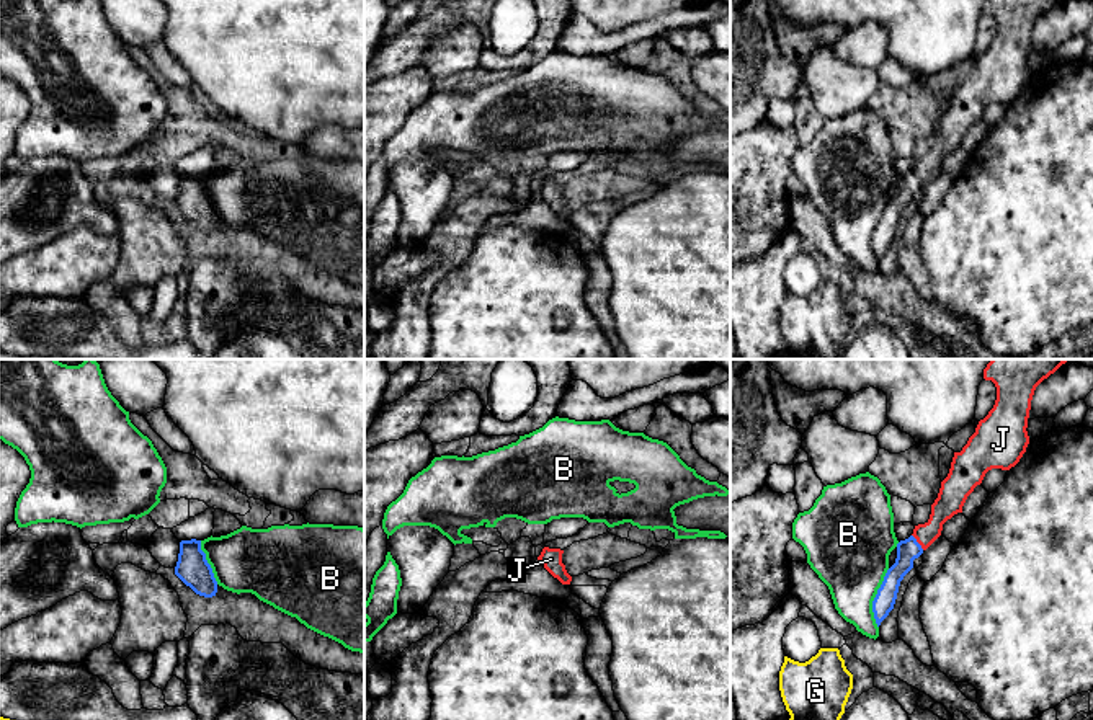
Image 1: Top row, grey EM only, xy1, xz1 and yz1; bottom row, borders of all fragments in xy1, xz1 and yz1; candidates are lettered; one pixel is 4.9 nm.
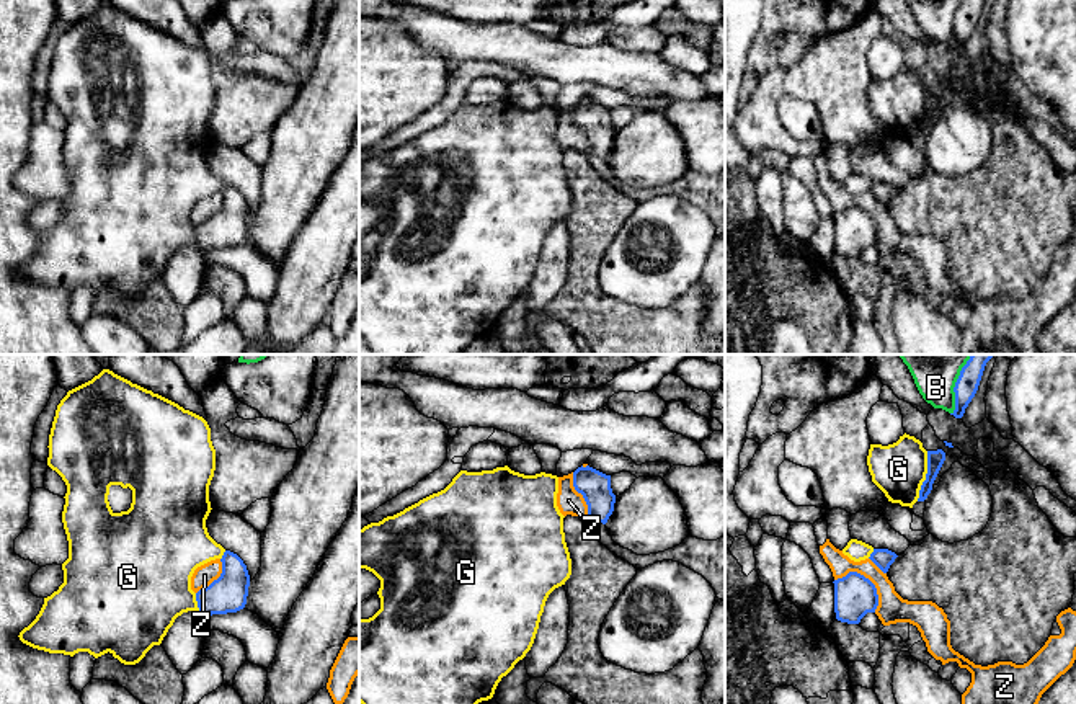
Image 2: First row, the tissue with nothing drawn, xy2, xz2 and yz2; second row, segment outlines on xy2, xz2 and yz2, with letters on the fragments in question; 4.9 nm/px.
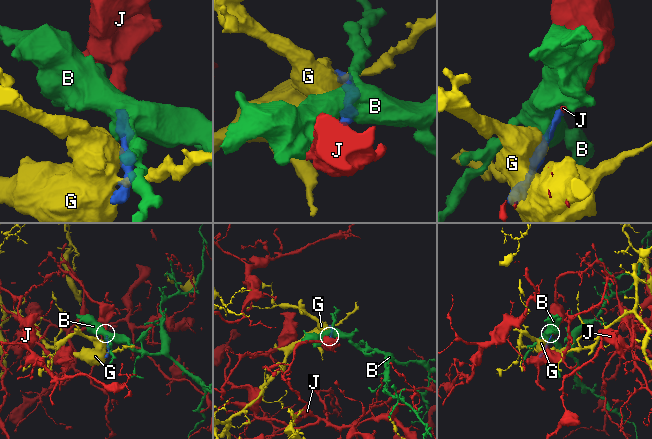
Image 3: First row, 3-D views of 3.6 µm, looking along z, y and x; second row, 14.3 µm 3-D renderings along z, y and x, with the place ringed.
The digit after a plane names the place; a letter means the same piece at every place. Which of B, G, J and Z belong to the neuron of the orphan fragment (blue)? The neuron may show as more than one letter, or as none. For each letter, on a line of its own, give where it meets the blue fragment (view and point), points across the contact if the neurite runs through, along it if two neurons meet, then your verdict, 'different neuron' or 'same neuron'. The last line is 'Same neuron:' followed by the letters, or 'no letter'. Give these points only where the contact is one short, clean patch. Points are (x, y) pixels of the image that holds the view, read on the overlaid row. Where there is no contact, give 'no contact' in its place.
B: contact yz2 (955, 384); different neuron
G: contact yz2 (926, 476); different neuron
J: contact yz1 (917, 542); way yz1 (907, 551), (917, 542), (935, 524), (948, 503); same neuron
Z: contact yz2 (867, 579); border yz2 (835, 579), (849, 572), (862, 574), (875, 588), (875, 611); different neuron
Same neuron: J

